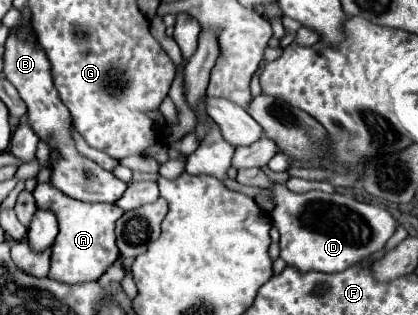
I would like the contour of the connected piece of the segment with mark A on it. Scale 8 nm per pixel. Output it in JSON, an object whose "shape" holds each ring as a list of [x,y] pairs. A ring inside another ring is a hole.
{"shape":[[[49,182],[37,184],[33,196],[37,208],[53,212],[59,222],[59,234],[51,248],[51,270],[47,276],[63,284],[83,284],[99,280],[99,276],[119,258],[119,248],[115,244],[115,222],[123,216],[123,210],[115,204],[87,204],[73,200],[55,190]]]}

